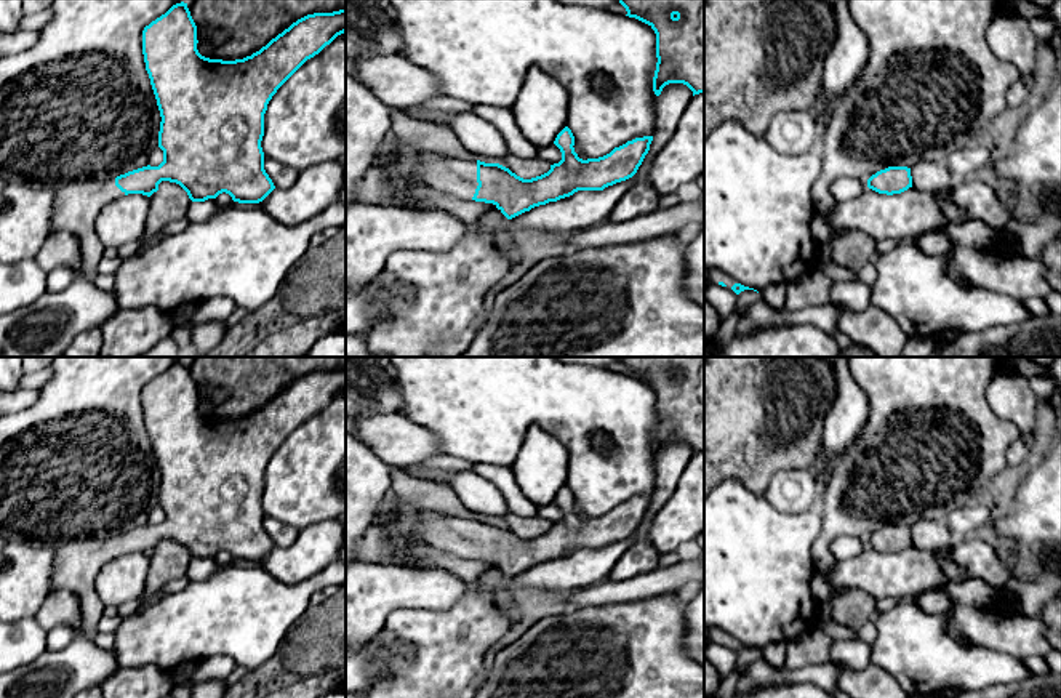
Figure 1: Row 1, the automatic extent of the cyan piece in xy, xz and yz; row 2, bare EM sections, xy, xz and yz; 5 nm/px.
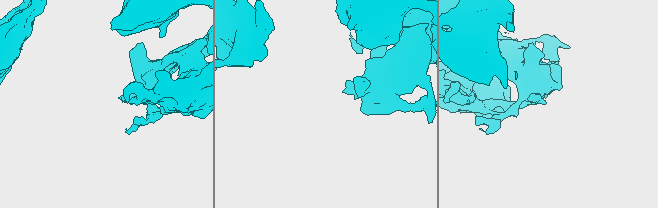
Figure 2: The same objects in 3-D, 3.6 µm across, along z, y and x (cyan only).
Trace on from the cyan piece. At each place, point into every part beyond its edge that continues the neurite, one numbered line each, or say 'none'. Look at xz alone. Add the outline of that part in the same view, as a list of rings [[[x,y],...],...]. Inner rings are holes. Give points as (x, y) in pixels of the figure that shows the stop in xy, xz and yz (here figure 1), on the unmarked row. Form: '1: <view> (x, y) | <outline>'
1: xz (458, 535) | [[[421,511],[414,519],[416,535],[432,548],[472,559],[477,541],[477,517],[442,517]]]

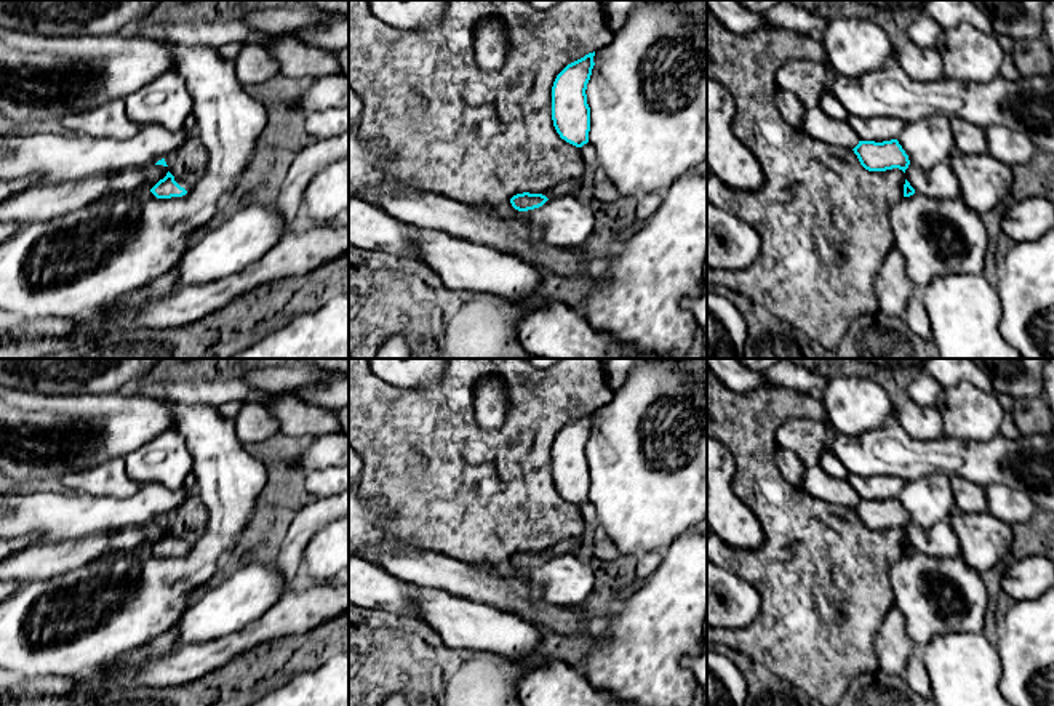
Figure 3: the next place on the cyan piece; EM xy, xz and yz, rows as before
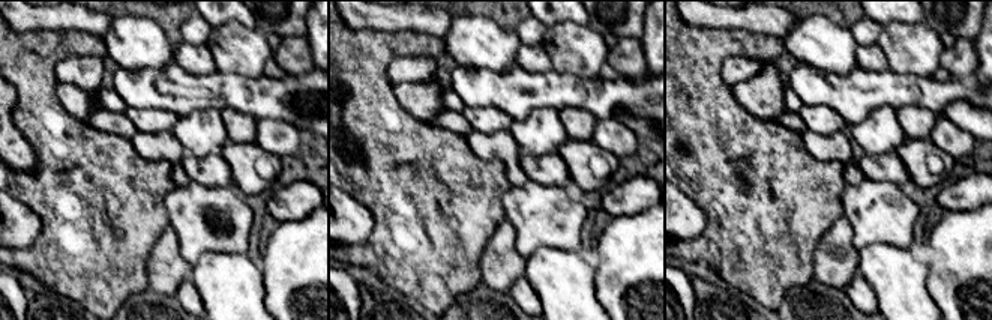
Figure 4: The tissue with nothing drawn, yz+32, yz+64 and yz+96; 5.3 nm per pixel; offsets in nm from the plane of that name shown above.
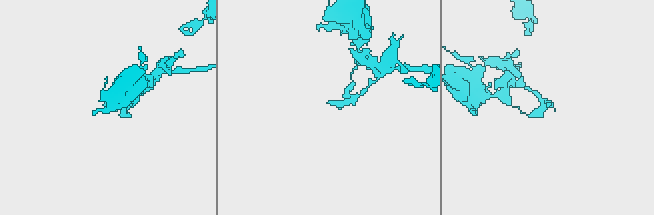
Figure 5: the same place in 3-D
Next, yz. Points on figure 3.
none

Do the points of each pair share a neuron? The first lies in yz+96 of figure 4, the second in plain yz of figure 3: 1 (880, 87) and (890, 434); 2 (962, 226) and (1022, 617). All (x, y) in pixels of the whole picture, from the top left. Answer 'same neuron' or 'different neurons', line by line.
1: same neuron
2: same neuron

